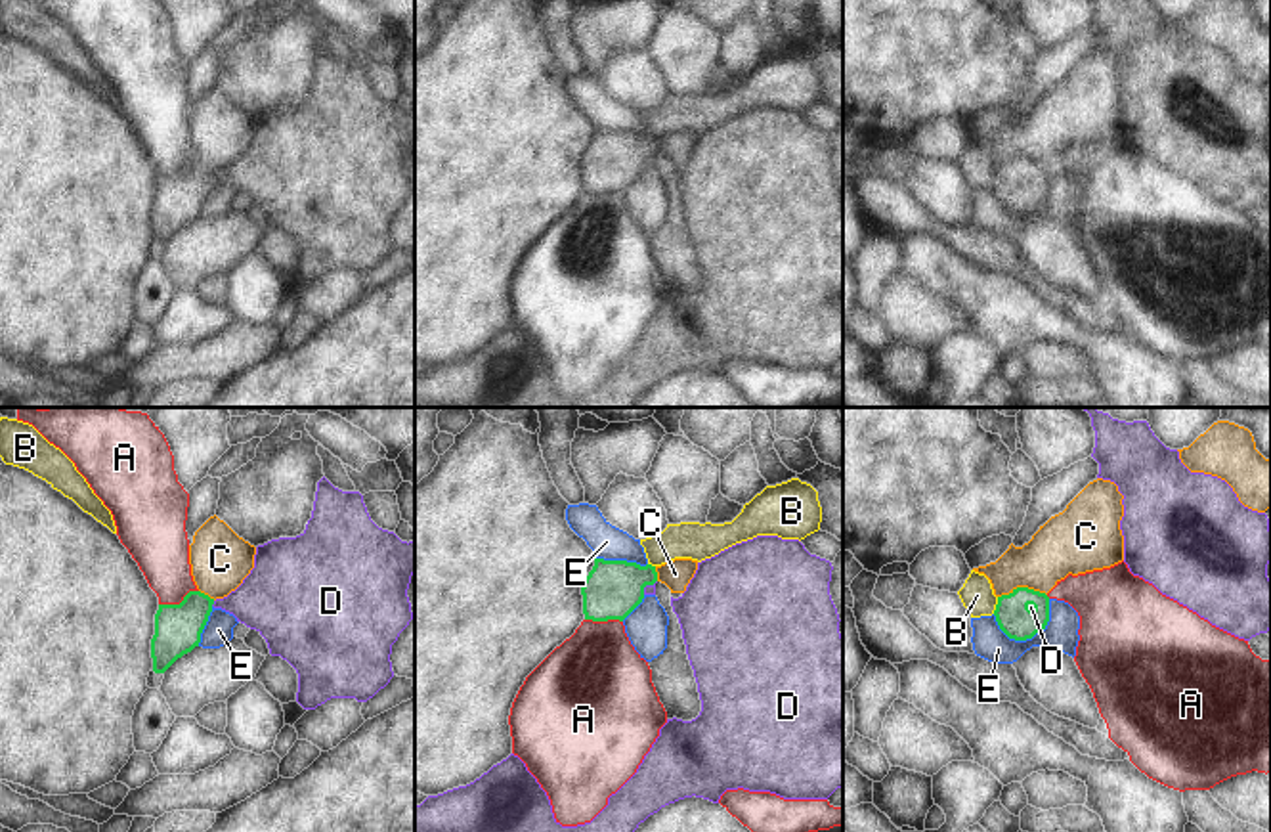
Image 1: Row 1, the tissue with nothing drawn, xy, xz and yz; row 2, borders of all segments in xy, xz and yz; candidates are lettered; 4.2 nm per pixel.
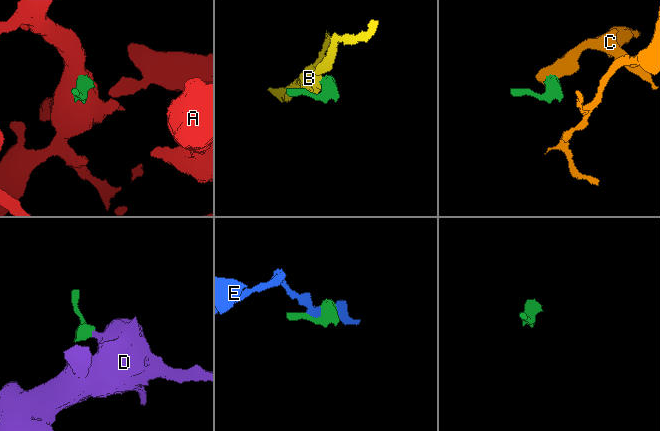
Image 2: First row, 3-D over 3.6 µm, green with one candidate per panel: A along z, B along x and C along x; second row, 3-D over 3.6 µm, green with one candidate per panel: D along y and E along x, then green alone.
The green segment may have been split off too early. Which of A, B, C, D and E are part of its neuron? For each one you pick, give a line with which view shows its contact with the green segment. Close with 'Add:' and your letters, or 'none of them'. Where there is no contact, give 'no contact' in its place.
D: meets green in xy
Add: D

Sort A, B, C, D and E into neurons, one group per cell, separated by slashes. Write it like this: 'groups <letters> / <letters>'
groups A / B / C / D / E

